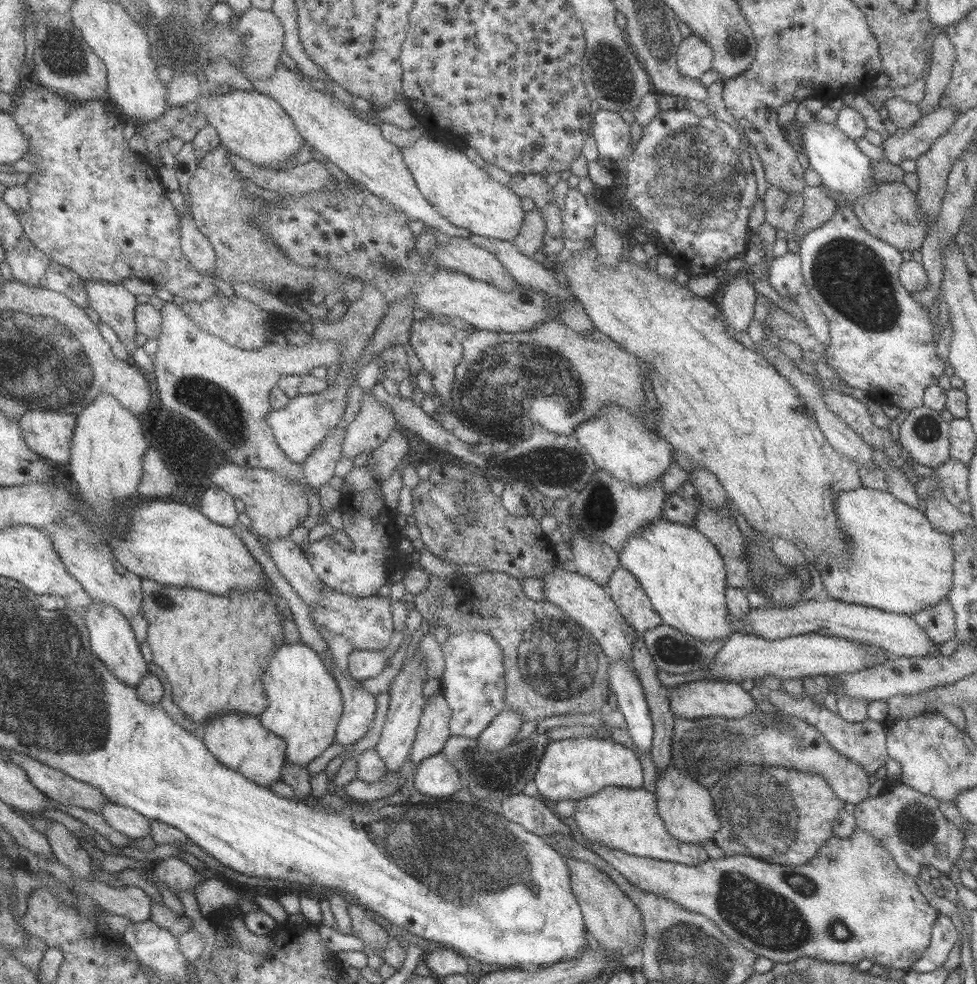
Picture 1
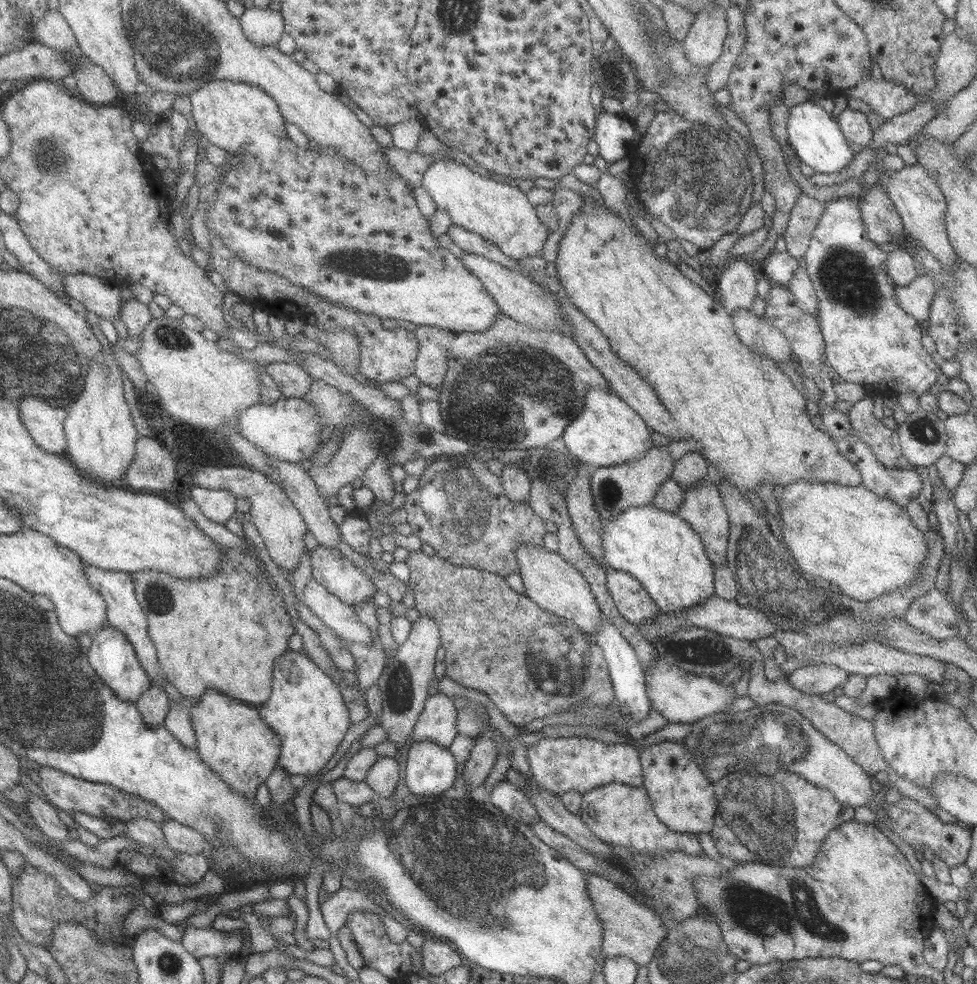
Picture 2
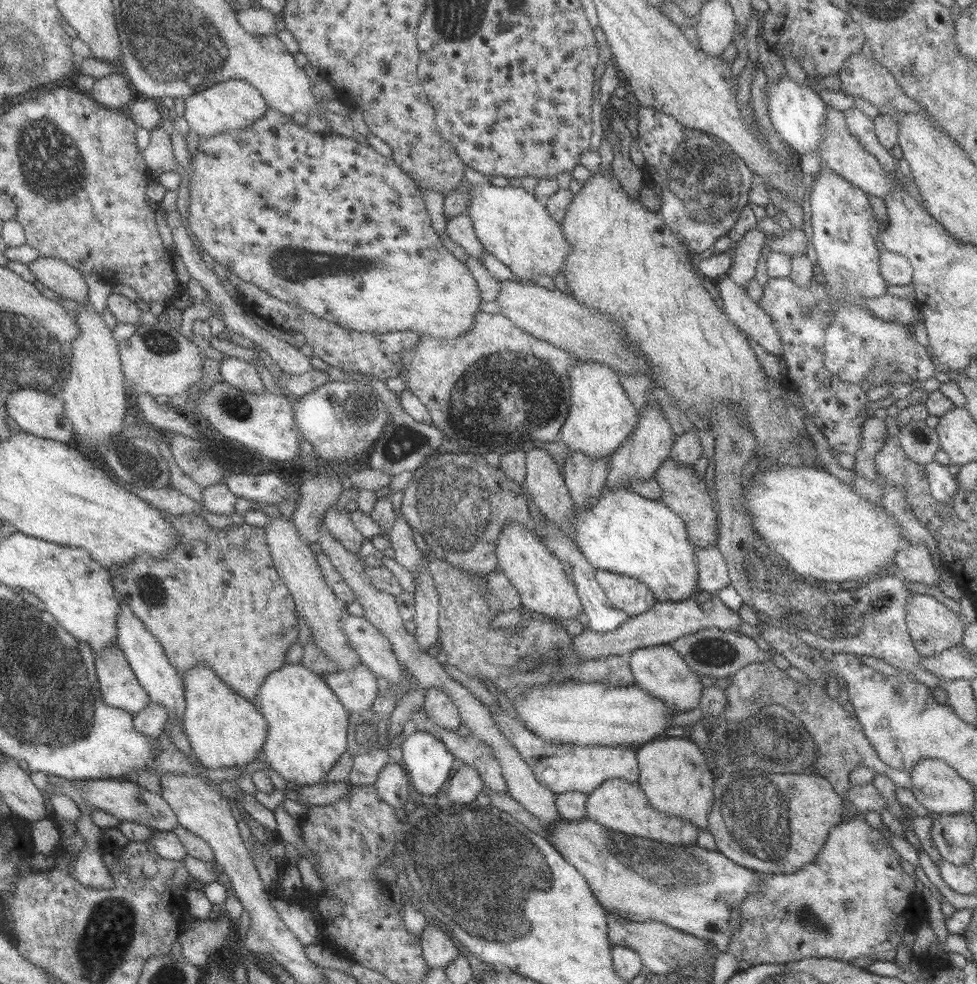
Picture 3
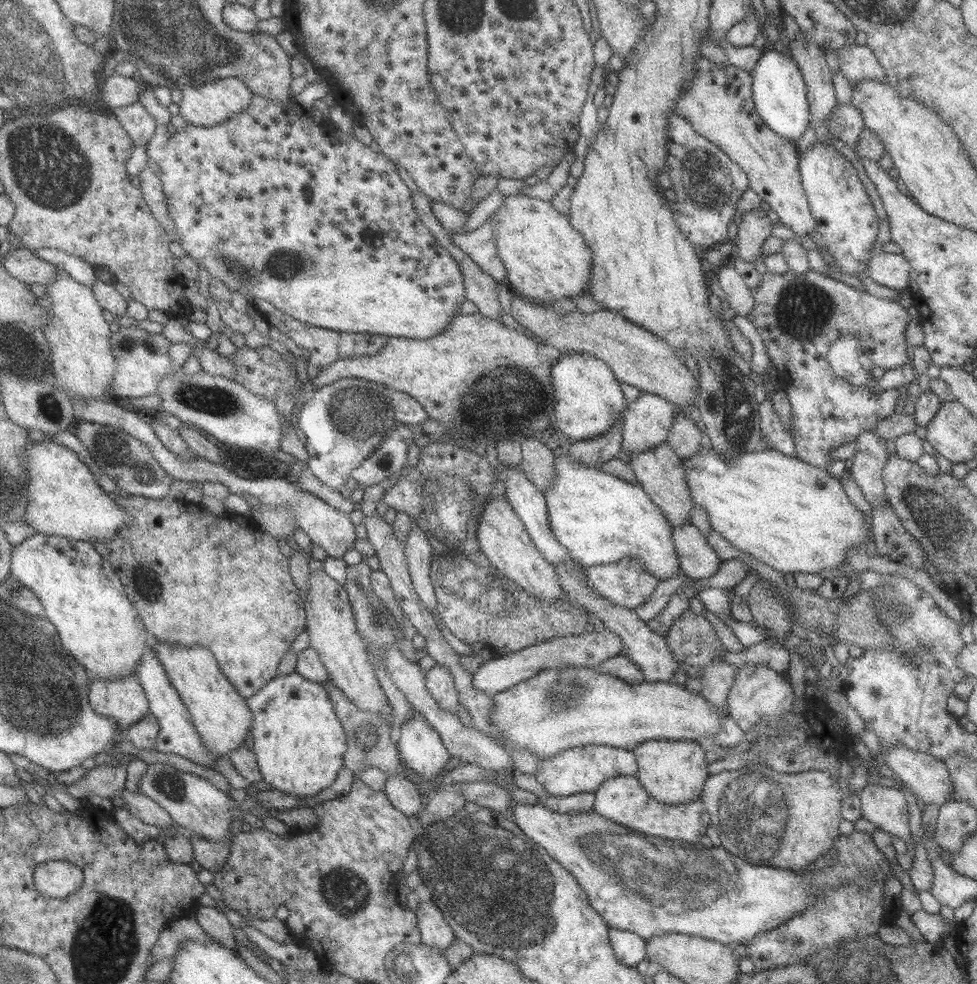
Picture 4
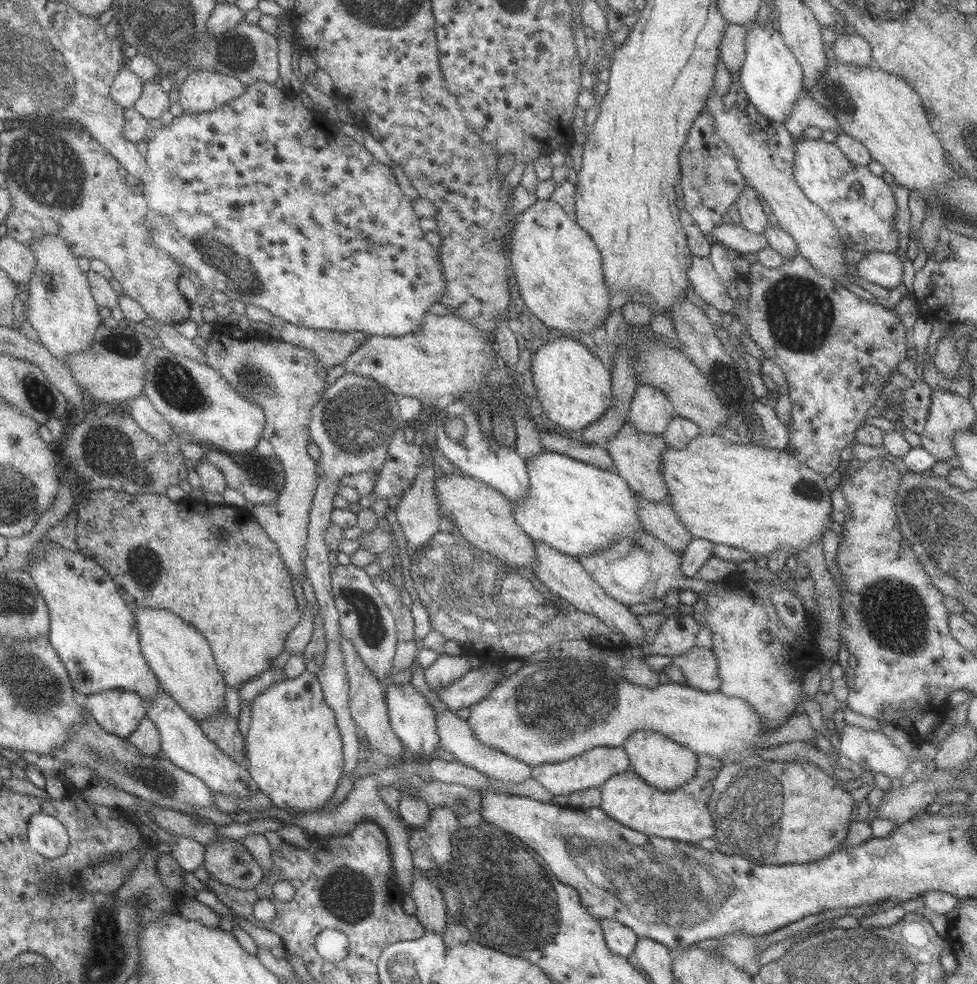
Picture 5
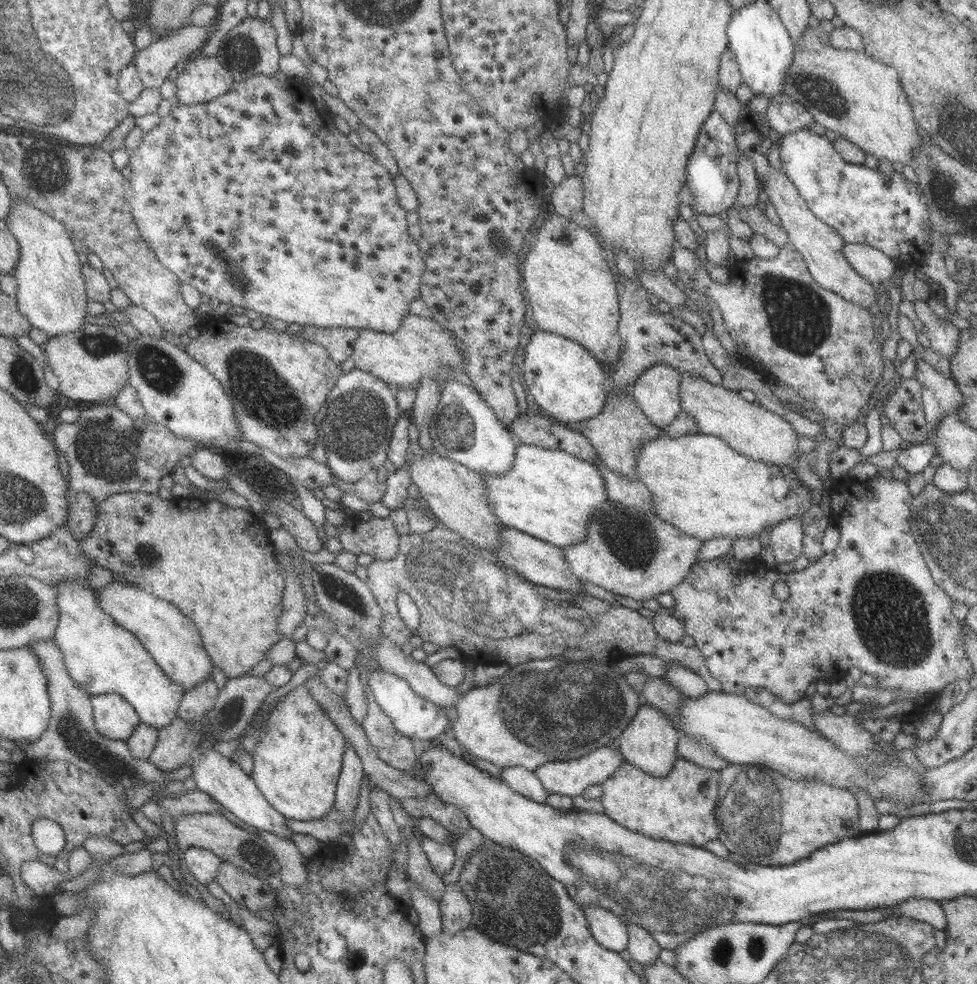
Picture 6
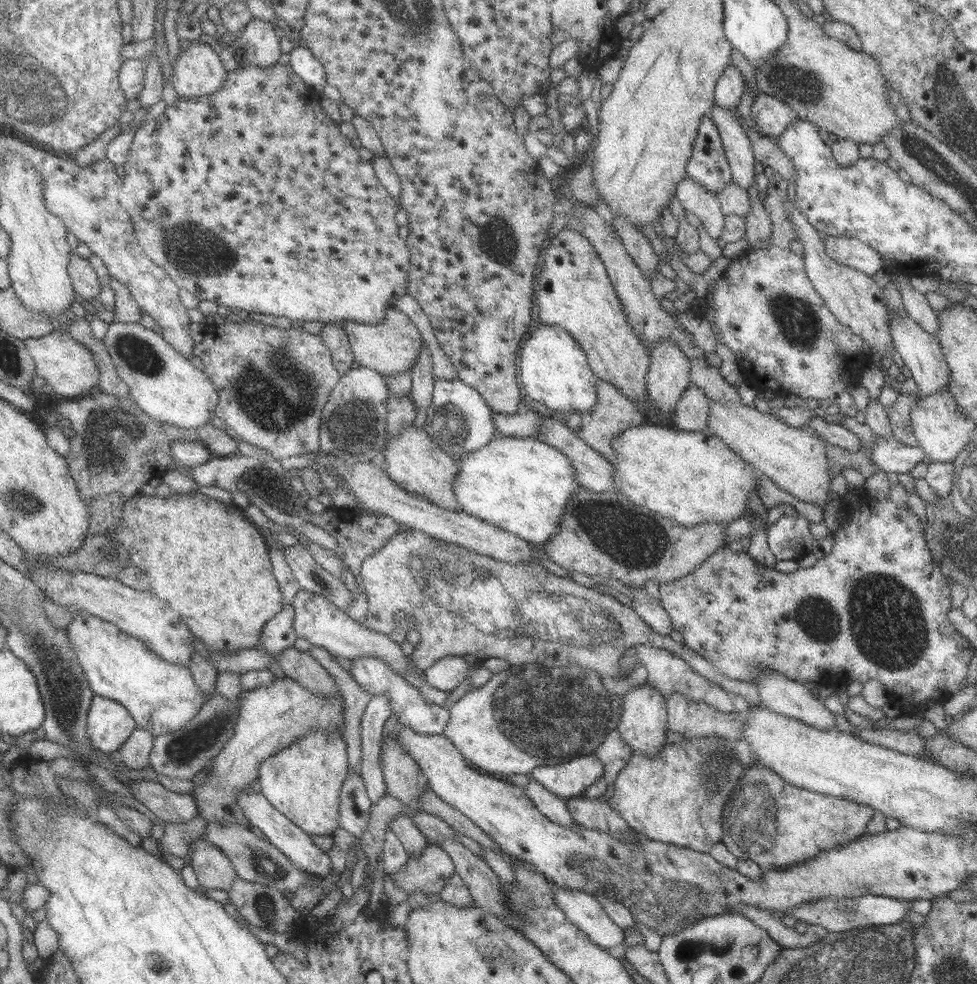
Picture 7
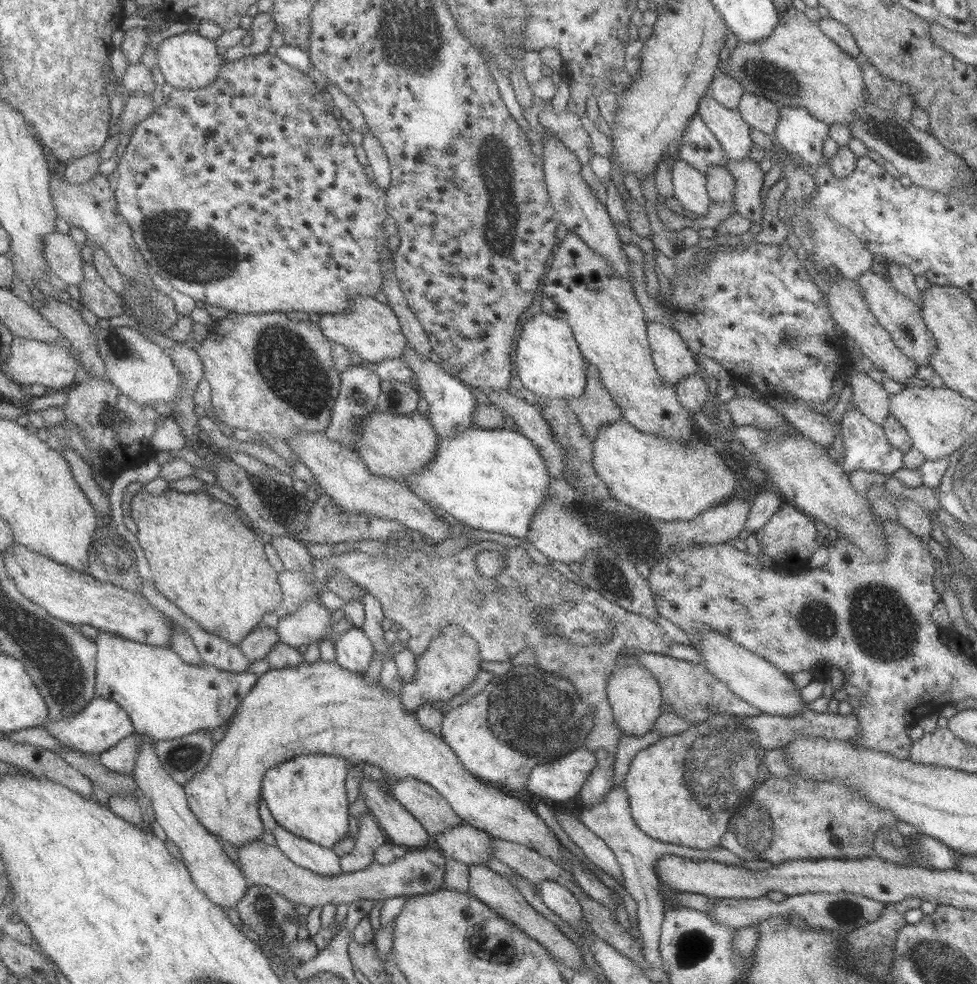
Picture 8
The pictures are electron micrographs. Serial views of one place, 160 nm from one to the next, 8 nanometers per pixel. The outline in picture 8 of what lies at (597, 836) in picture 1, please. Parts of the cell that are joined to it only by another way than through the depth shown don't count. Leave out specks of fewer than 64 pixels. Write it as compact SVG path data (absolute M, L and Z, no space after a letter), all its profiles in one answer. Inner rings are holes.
M726 713L712 715L679 734L664 735L656 744L636 753L624 780L635 823L656 840L706 850L720 847L729 820L742 800L750 797L759 783L771 775L765 765L766 751L758 744L758 738L750 736L750 732L738 724L735 715Z

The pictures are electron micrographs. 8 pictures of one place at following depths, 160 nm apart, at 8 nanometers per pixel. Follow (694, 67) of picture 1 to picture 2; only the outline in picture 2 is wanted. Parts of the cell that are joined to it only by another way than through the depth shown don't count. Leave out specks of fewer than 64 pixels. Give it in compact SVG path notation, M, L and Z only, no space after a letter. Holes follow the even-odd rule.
M704 7L695 15L688 36L681 41L687 59L695 67L709 67L722 54L729 33L726 10Z

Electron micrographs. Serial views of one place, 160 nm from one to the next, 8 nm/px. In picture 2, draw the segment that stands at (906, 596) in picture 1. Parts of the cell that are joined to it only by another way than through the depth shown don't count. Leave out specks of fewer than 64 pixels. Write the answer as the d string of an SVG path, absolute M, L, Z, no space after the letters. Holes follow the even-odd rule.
M809 480L785 484L778 488L775 497L782 520L782 540L786 542L805 580L827 580L838 585L840 592L846 596L861 601L909 587L917 581L928 552L926 535L914 526L908 510L893 500L870 492L864 485L847 487L833 482Z

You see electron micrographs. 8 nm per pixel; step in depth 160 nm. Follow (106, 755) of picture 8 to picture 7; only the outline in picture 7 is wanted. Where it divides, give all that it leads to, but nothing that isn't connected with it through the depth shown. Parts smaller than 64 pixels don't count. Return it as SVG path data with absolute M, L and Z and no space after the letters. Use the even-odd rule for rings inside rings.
M136 728L124 746L116 751L117 757L128 768L142 770L149 764L149 756L153 750L155 737L146 730Z

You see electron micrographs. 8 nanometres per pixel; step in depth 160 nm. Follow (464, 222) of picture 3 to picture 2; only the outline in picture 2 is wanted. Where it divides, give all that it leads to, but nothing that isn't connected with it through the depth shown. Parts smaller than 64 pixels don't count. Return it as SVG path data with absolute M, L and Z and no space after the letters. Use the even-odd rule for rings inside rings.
M453 225L450 226L447 236L449 236L454 241L454 244L465 253L485 257L510 270L520 272L520 269L518 269L518 261L508 258L508 256L500 251L498 246L490 244L488 240L474 232L469 232L464 228Z

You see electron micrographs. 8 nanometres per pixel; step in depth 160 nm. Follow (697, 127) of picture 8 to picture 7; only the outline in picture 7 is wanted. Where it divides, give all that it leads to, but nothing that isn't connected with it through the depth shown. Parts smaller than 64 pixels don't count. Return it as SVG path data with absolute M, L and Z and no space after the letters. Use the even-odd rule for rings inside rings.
M711 114L701 118L686 172L690 179L715 195L722 192L726 185L734 183L729 160Z

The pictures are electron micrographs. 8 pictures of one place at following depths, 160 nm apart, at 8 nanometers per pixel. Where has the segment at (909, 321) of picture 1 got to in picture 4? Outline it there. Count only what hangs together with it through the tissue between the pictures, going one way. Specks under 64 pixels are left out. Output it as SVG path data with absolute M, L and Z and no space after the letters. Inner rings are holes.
M815 142L806 151L799 151L799 171L812 217L816 220L816 232L822 235L834 259L833 268L858 278L874 255L880 222L856 166L836 149ZM846 335L835 340L829 348L829 365L832 372L847 380L852 386L864 387L872 363L867 353L861 349L856 335Z

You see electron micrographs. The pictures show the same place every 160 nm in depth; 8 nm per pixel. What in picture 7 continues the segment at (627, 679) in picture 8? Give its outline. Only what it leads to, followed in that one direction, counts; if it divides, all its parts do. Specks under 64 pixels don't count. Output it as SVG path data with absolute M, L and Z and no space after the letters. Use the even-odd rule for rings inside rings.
M647 682L622 696L624 702L622 702L622 714L617 731L634 752L653 757L668 744L669 729L665 697L656 688L649 686Z

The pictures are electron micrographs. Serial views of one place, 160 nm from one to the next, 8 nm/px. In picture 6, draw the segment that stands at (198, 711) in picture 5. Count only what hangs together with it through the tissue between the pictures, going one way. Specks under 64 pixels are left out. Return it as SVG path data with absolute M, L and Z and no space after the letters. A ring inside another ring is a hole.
M112 581L104 587L96 587L95 593L97 594L100 608L106 614L109 614L118 626L133 632L152 655L152 659L158 664L158 668L174 684L180 684L180 688L184 688L185 692L192 690L196 684L202 684L202 680L212 678L214 664L203 647L199 628L177 606L167 600L151 595L149 592L144 592L143 588L136 585L116 581Z

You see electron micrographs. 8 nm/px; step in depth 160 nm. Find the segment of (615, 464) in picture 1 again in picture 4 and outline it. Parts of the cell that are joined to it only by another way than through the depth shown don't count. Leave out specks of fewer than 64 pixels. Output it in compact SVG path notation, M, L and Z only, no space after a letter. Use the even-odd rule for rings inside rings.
M584 353L561 354L551 366L551 377L556 395L554 422L566 436L574 440L589 439L603 435L618 419L623 420L623 412L628 404L624 397L629 391L603 360Z

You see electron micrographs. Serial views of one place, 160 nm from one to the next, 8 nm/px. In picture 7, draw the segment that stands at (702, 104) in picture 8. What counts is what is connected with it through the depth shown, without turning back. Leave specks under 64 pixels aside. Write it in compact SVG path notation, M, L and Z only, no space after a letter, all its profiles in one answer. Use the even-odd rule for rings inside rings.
M714 105L709 110L711 119L718 129L729 165L732 179L743 190L750 190L755 183L755 152L746 130L729 109Z

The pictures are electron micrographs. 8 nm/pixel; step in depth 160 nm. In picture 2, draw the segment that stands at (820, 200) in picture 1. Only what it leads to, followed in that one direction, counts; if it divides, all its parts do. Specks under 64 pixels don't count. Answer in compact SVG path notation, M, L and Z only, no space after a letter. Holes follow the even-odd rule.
M808 196L798 198L783 235L790 256L798 260L804 258L823 213L824 203Z

